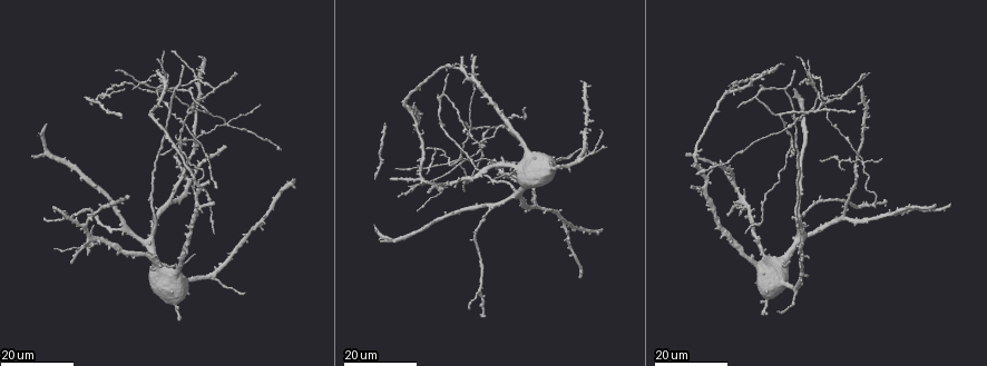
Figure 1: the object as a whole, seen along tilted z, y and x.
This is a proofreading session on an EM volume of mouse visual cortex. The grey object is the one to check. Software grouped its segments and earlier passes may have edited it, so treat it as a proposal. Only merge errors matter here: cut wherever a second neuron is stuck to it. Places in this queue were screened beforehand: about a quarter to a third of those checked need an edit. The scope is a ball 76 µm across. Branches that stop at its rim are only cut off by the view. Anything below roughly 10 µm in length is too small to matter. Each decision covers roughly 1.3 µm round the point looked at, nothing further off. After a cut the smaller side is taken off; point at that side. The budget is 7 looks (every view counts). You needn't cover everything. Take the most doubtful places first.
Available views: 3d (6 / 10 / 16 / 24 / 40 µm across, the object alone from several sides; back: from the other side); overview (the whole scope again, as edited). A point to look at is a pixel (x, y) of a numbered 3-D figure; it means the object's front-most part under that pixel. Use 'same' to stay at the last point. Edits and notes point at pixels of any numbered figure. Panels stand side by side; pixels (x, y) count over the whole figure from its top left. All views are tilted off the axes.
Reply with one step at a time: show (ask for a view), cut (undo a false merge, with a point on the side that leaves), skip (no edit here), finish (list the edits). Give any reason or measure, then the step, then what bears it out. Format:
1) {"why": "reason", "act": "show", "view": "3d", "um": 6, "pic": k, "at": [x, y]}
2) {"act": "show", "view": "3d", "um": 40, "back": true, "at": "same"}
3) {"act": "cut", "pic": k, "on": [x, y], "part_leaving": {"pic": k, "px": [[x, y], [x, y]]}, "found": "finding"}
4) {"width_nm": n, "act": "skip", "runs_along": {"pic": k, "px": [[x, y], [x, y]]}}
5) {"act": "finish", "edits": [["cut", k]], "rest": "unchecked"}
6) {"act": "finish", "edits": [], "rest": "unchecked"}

{"why": "three-way junction", "act": "show", "view": "3d", "um": 16, "pic": 1, "at": [835, 97]}

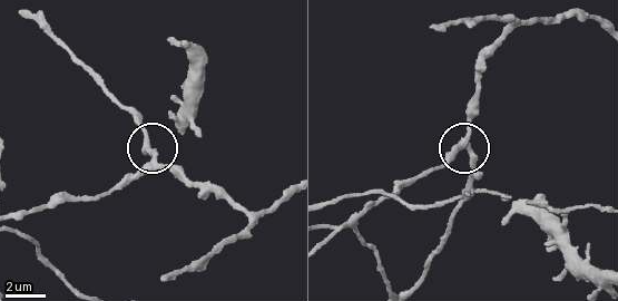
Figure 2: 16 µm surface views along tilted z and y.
{"why": "closer look", "act": "show", "view": "3d", "um": 10, "pic": 2, "at": [154, 160]}

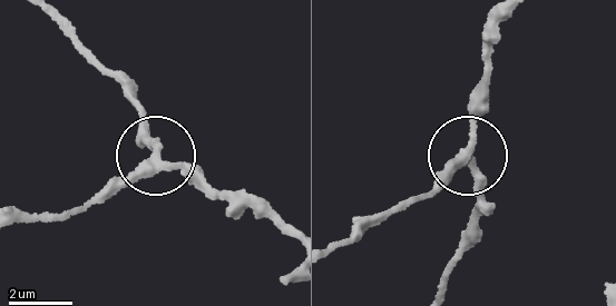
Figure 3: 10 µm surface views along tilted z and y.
{"arms": 3, "act": "skip", "runs_along": {"pic": 3, "px": [[285, 233], [156, 155], [140, 134], [142, 118]]}, "found": "continuous, no second neuron"}

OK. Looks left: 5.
{"why": "three arms meet", "act": "show", "view": "3d", "um": 24, "pic": 1, "at": [104, 92]}

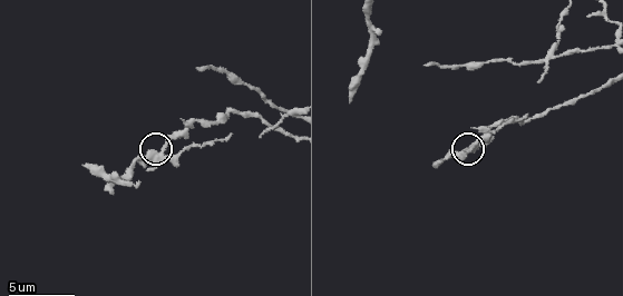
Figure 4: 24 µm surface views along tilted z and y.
{"act": "show", "view": "3d", "um": 10, "pic": 4, "at": [167, 146]}

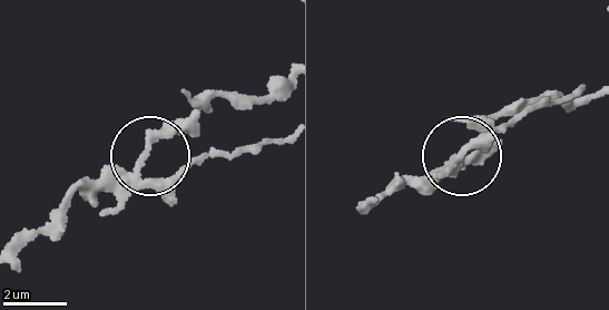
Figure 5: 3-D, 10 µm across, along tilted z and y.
{"act": "show", "view": "3d", "um": 10, "back": true, "pic": 5, "at": [144, 154]}

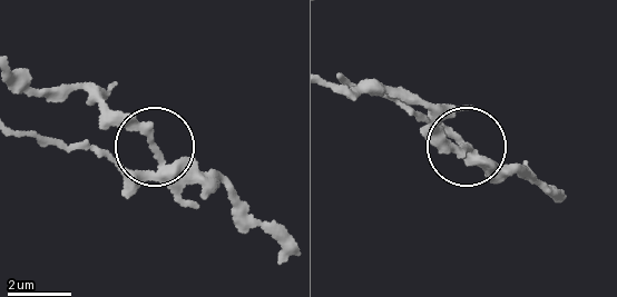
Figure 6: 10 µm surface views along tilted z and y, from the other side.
{"width_nm": 170, "act": "cut", "pic": 6, "on": [124, 194], "part_leaving": {"pic": 6, "px": [[167, 176], [23, 130]]}, "found": "a second neuron is stuck on"}

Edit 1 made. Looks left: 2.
{"why": "three arms meet", "act": "show", "view": "3d", "um": 16, "pic": 1, "at": [214, 90]}

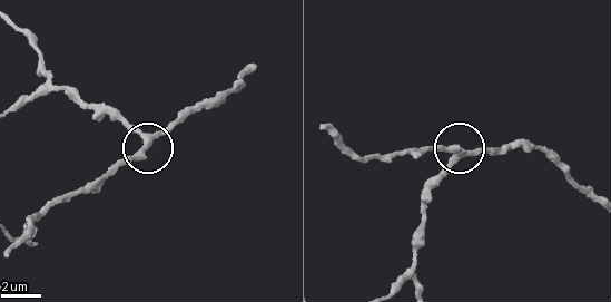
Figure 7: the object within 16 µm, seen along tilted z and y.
{"why": "closer look", "act": "show", "view": "3d", "um": 6, "pic": 7, "at": [461, 156]}

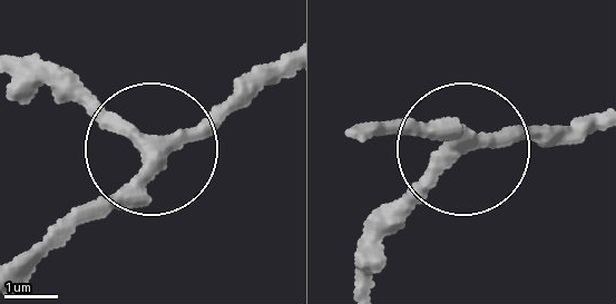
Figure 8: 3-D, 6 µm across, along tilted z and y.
{"act": "skip", "runs_along": {"pic": 8, "px": [[20, 286], [85, 214], [139, 198], [165, 147], [256, 100]]}, "found": "one neuron here"}

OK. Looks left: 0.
{"act": "finish", "edits": [["cut", 6]], "rest": "unchecked"}

